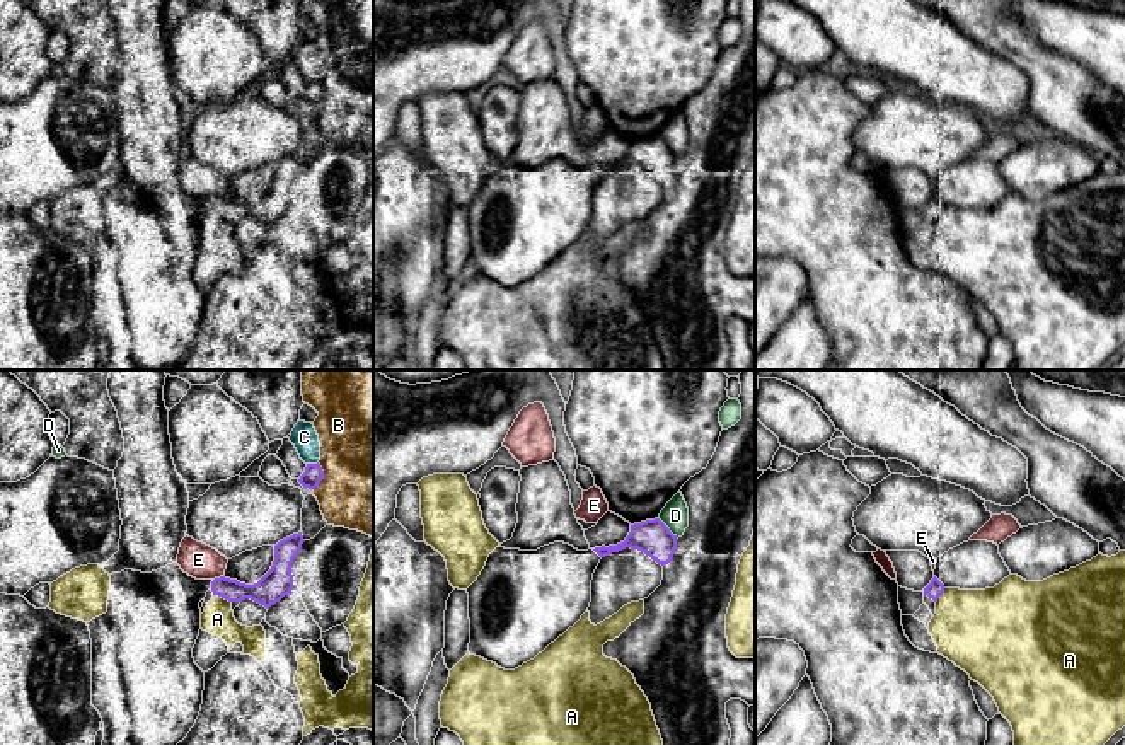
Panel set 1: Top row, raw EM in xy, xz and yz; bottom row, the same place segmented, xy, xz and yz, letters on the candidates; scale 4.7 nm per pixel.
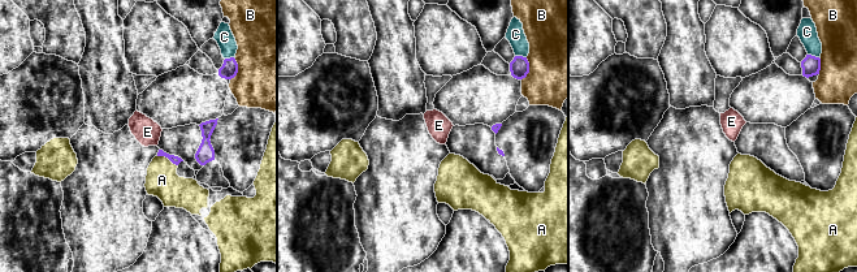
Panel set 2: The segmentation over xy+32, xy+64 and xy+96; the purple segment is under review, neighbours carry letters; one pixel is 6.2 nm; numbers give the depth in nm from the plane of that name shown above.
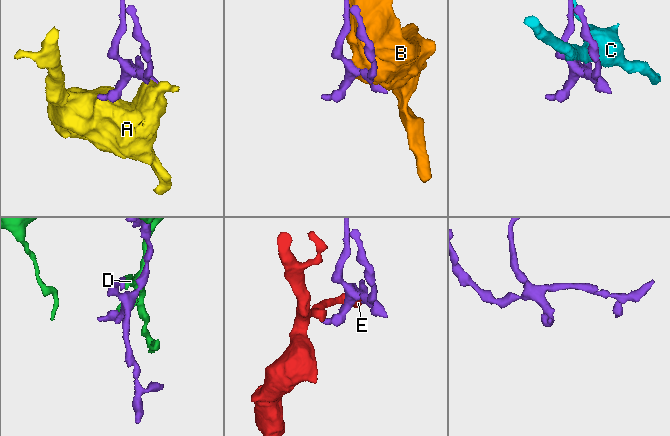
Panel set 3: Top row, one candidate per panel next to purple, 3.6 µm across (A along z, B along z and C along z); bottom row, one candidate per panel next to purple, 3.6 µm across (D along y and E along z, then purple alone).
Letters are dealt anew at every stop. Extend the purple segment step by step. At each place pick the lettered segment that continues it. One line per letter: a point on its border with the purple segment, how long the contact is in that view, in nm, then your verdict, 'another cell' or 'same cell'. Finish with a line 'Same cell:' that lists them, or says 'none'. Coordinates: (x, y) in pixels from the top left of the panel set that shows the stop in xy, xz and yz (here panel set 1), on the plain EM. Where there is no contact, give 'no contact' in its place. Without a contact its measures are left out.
A: xy (222, 215) | 100 nm | same cell
B: xy (323, 94) | 140 nm | another cell
C: xy (312, 82) | 60 nm | another cell
D: xz (669, 147) | 140 nm | another cell
E: xy (217, 196) | 50 nm | another cell
Same cell: A

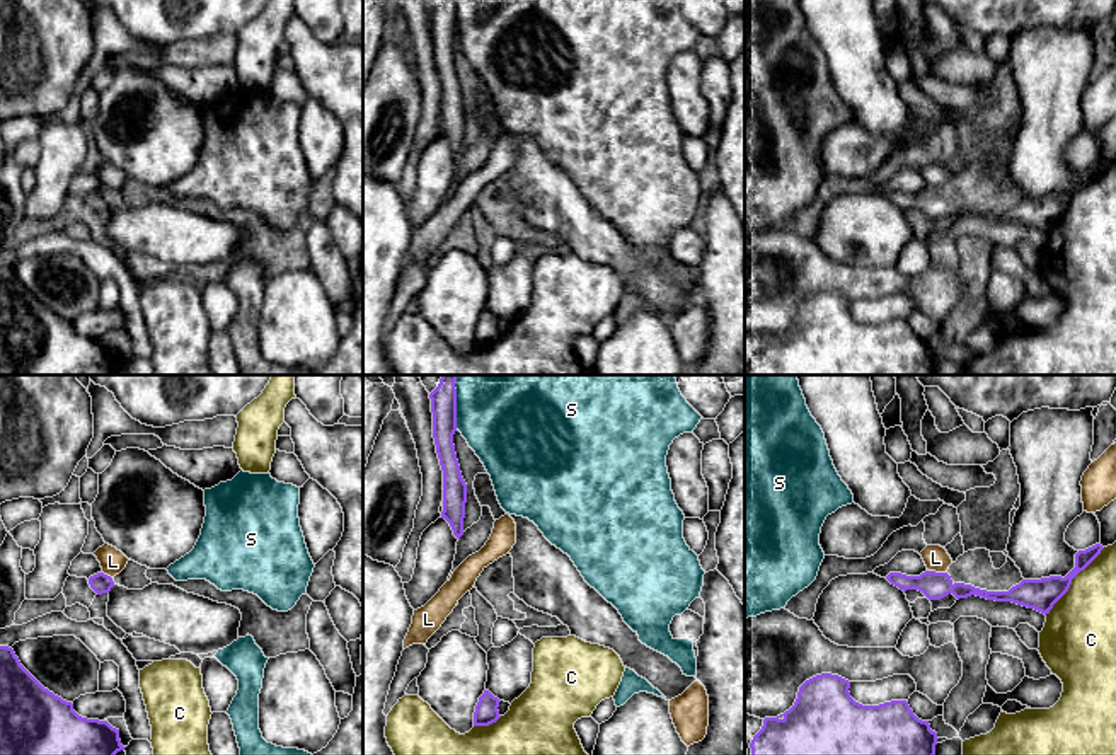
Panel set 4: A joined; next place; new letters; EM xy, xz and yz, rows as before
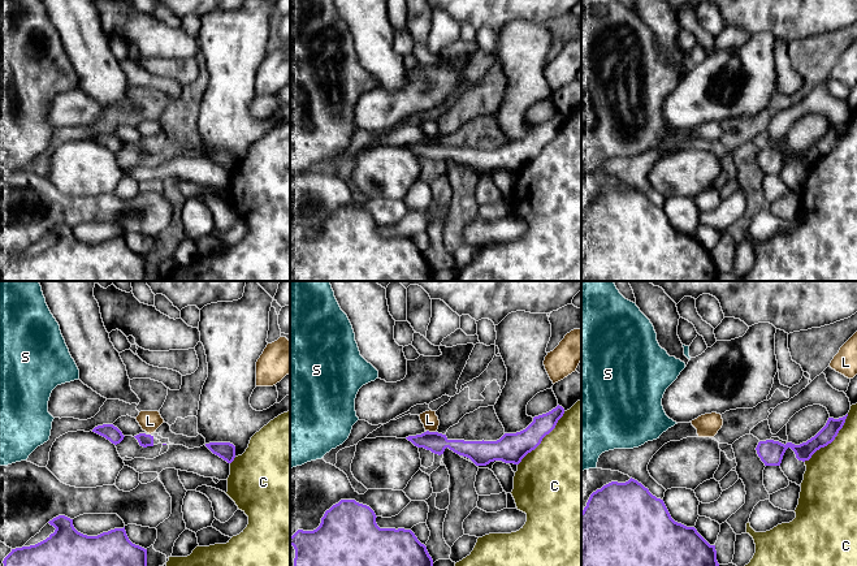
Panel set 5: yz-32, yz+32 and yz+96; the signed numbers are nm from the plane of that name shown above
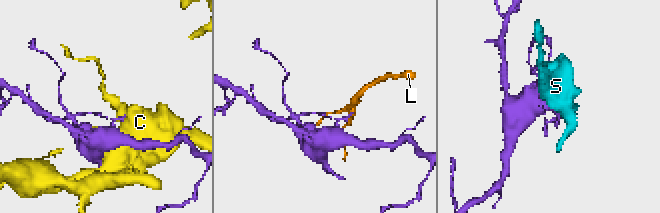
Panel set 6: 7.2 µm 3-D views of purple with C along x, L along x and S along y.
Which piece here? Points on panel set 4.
C: yz (1070, 200) | 420 nm | another cell
L: yz (937, 191) | 90 nm | another cell
S: xz (455, 24) | 220 nm | another cell
Same cell: none

